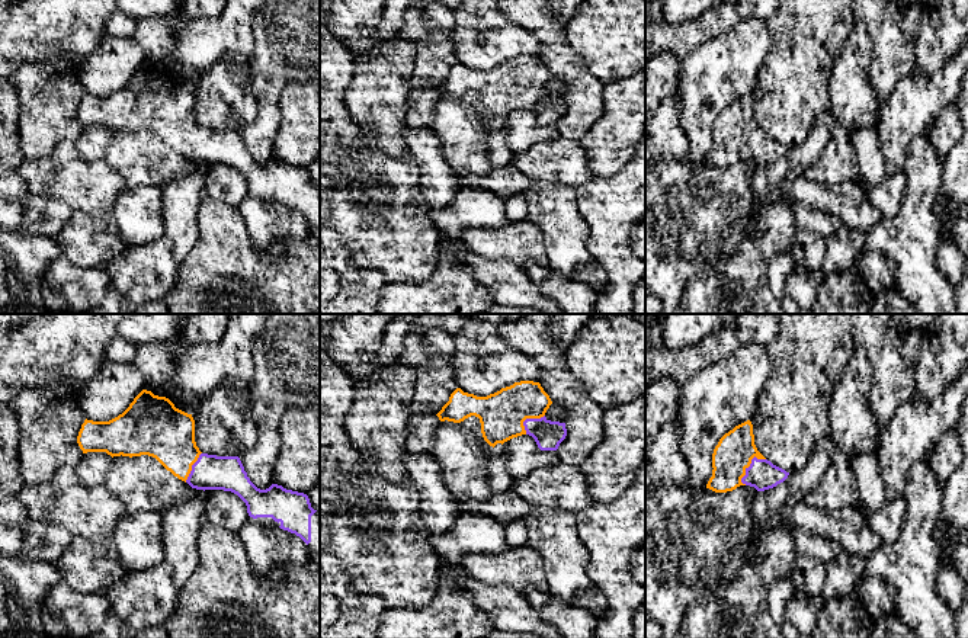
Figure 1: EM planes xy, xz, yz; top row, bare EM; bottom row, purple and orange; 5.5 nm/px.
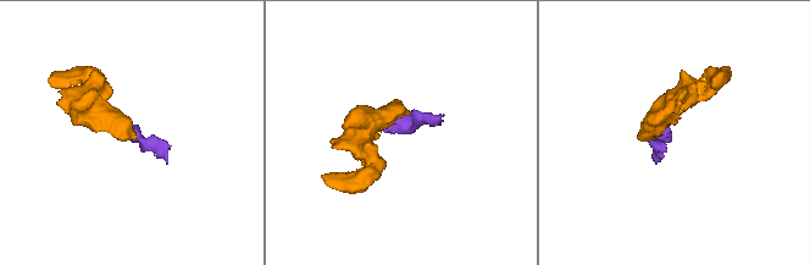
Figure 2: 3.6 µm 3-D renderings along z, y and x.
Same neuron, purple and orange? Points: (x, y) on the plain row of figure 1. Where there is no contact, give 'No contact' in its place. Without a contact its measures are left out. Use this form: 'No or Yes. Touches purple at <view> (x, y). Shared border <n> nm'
Yes. Touches purple at yz (750, 140). Shared border 200 nm

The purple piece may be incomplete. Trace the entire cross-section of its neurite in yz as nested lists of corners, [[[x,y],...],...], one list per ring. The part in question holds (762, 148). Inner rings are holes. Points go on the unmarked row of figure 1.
[[[750,94],[719,113],[712,128],[712,142],[706,163],[715,167],[733,166],[740,160],[765,166],[783,157],[789,150],[757,125]]]

